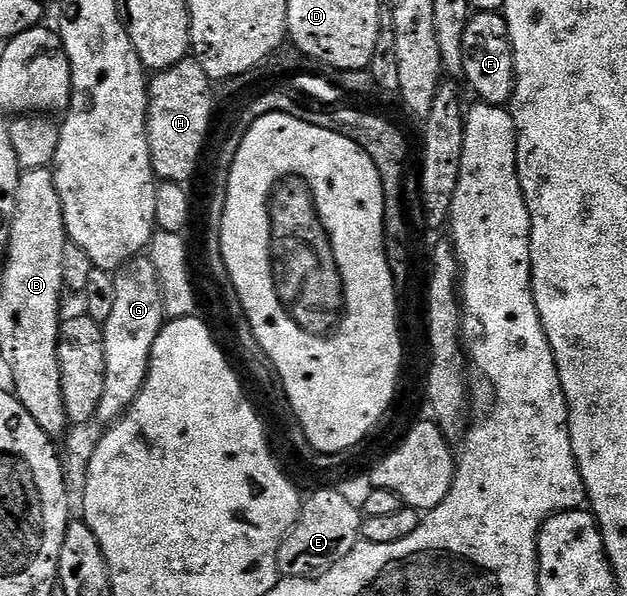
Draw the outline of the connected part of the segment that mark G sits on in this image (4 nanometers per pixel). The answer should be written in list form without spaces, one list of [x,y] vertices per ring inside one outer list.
[[[133,258],[114,272],[114,276],[117,294],[113,314],[101,324],[105,341],[105,393],[101,395],[97,419],[103,425],[122,419],[137,401],[149,373],[153,341],[157,341],[165,322],[161,281],[151,258]]]

